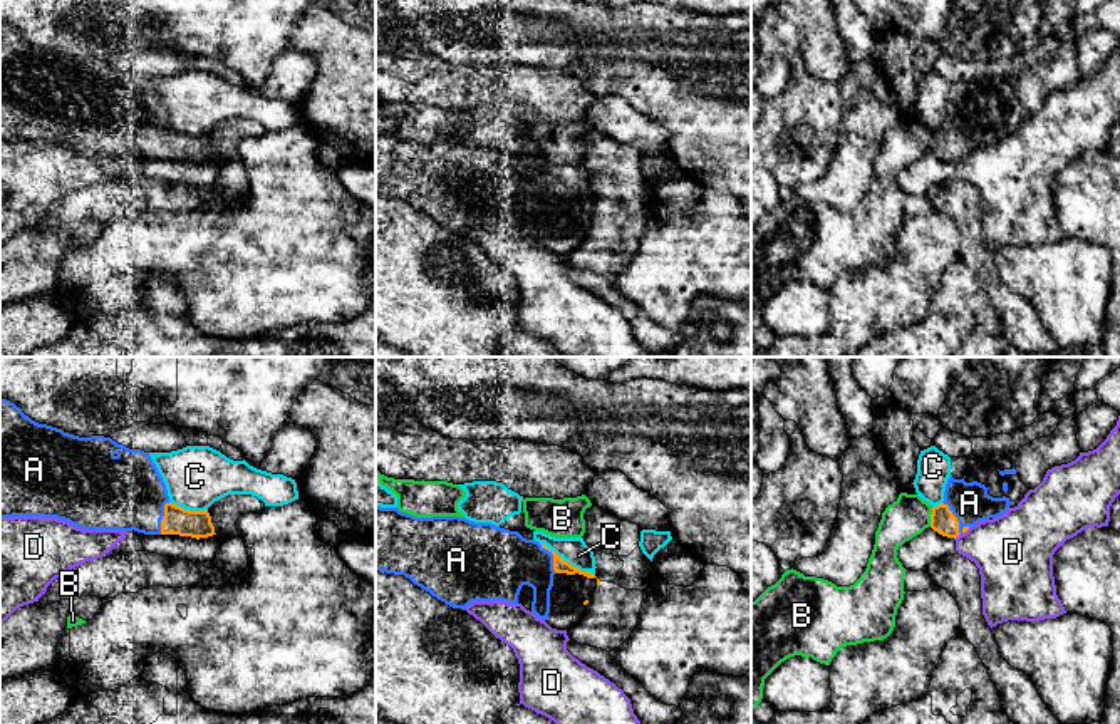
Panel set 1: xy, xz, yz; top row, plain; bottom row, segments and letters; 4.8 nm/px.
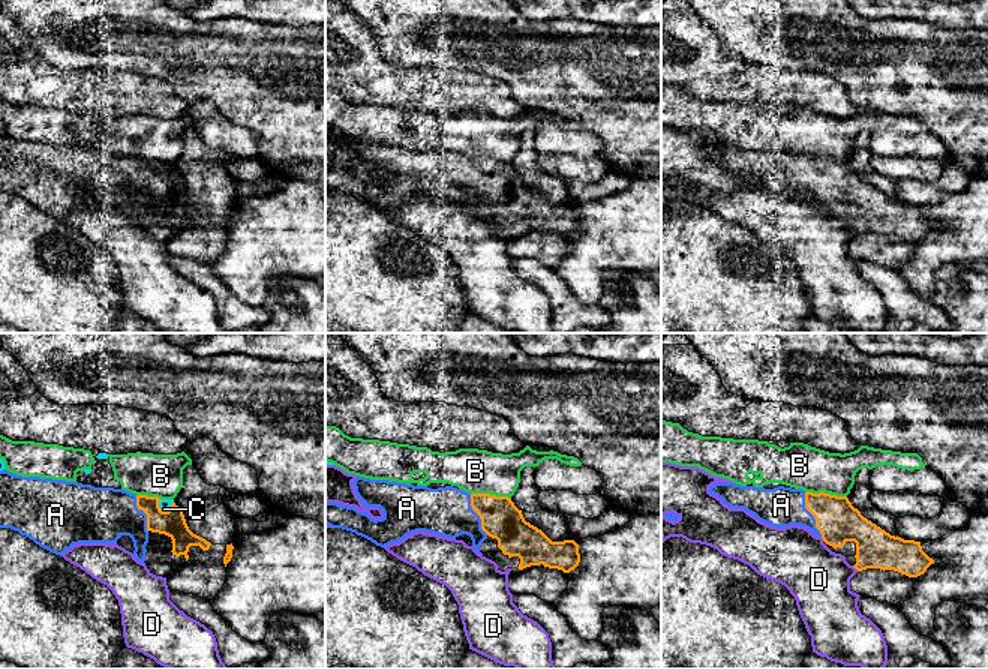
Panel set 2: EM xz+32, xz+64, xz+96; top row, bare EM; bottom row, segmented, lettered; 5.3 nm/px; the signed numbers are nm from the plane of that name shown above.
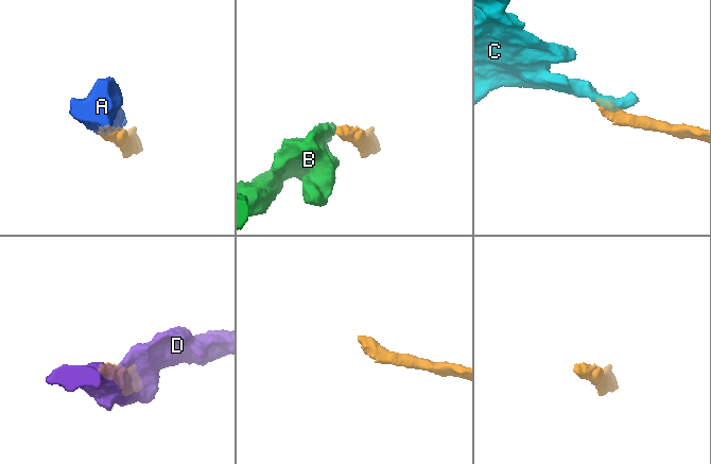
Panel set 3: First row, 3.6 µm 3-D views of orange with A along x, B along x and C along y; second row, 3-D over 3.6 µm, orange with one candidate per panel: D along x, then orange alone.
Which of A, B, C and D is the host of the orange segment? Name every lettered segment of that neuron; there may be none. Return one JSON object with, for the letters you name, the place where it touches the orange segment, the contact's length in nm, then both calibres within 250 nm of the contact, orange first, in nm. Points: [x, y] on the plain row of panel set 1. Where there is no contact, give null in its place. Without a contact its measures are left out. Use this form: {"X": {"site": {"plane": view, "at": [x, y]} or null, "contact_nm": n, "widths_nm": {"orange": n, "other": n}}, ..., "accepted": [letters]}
{"A": {"site": {"plane": "yz", "at": [956, 143]}, "contact_nm": 180, "widths_nm": {"orange": 120, "other": 190}}, "accepted": ["A"]}

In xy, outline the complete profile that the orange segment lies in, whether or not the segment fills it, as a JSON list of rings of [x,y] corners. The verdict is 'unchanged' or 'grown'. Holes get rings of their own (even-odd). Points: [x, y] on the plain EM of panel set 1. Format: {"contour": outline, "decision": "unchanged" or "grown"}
{"contour": [[[0,22],[0,142],[13,141],[57,142],[82,154],[134,154],[196,164],[216,159],[208,134],[189,136],[169,126],[149,77],[111,62],[79,62],[39,49]]], "decision": "grown"}

